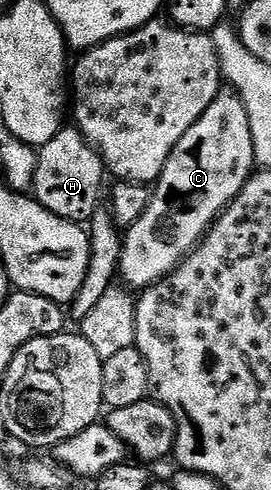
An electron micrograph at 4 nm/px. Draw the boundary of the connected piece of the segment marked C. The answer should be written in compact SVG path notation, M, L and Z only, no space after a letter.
M230 89L220 90L219 96L213 101L213 105L209 105L209 109L205 109L205 113L201 113L197 125L193 125L193 129L189 129L189 133L185 133L185 137L181 137L181 141L177 141L173 153L169 153L169 161L165 161L165 169L161 173L159 180L154 184L149 209L145 209L145 213L135 224L126 228L125 234L123 235L123 252L121 253L121 261L119 262L119 275L121 276L122 282L126 284L128 288L142 289L150 287L151 284L156 283L158 279L163 279L165 276L171 274L171 272L195 250L195 246L204 239L207 235L207 231L215 224L220 213L243 192L243 187L247 184L247 180L251 178L255 170L253 133L249 133L249 113L245 113L245 105L241 101L241 97L236 95L234 91Z

